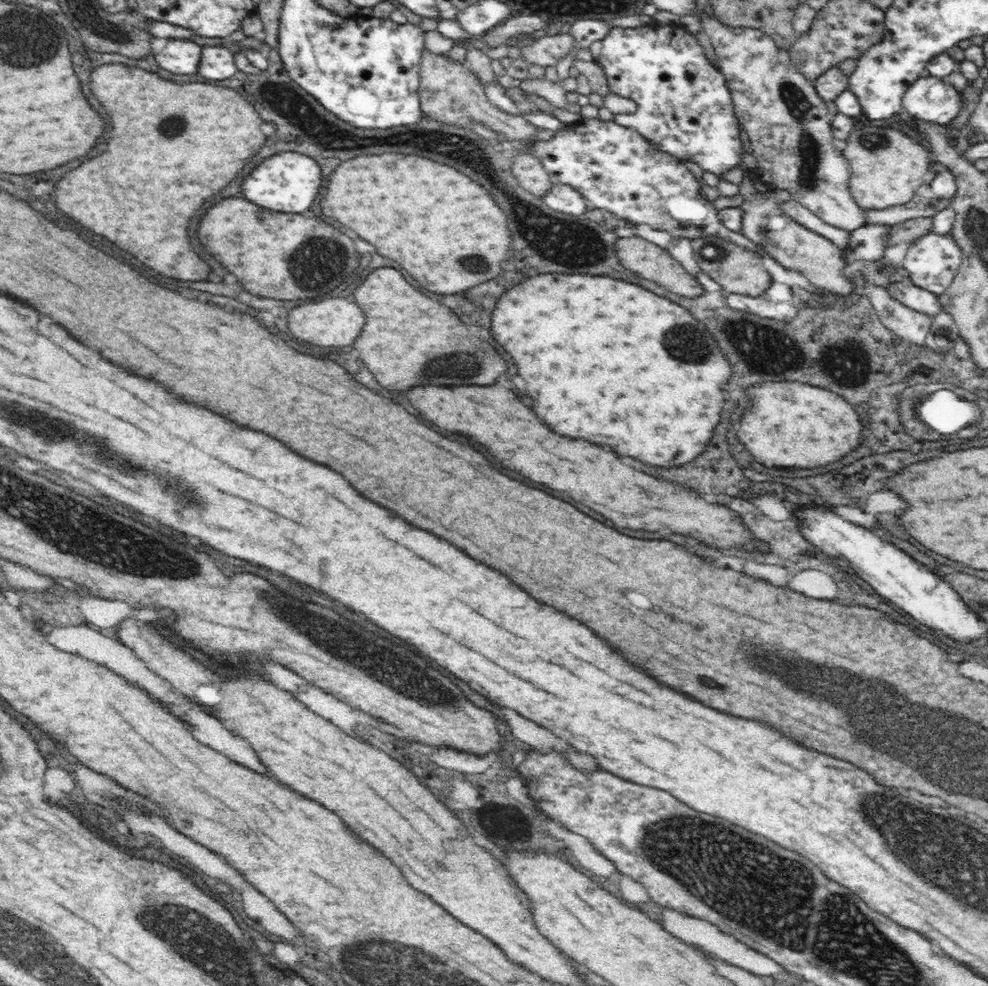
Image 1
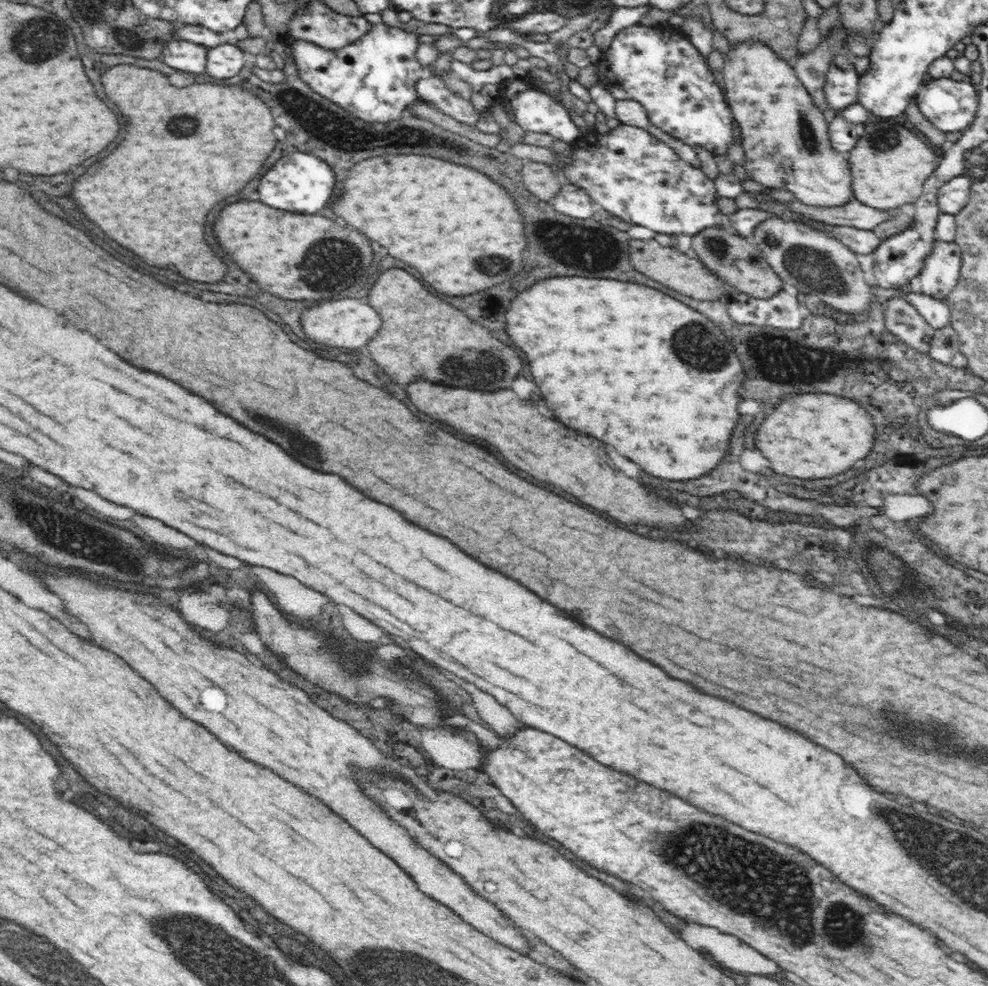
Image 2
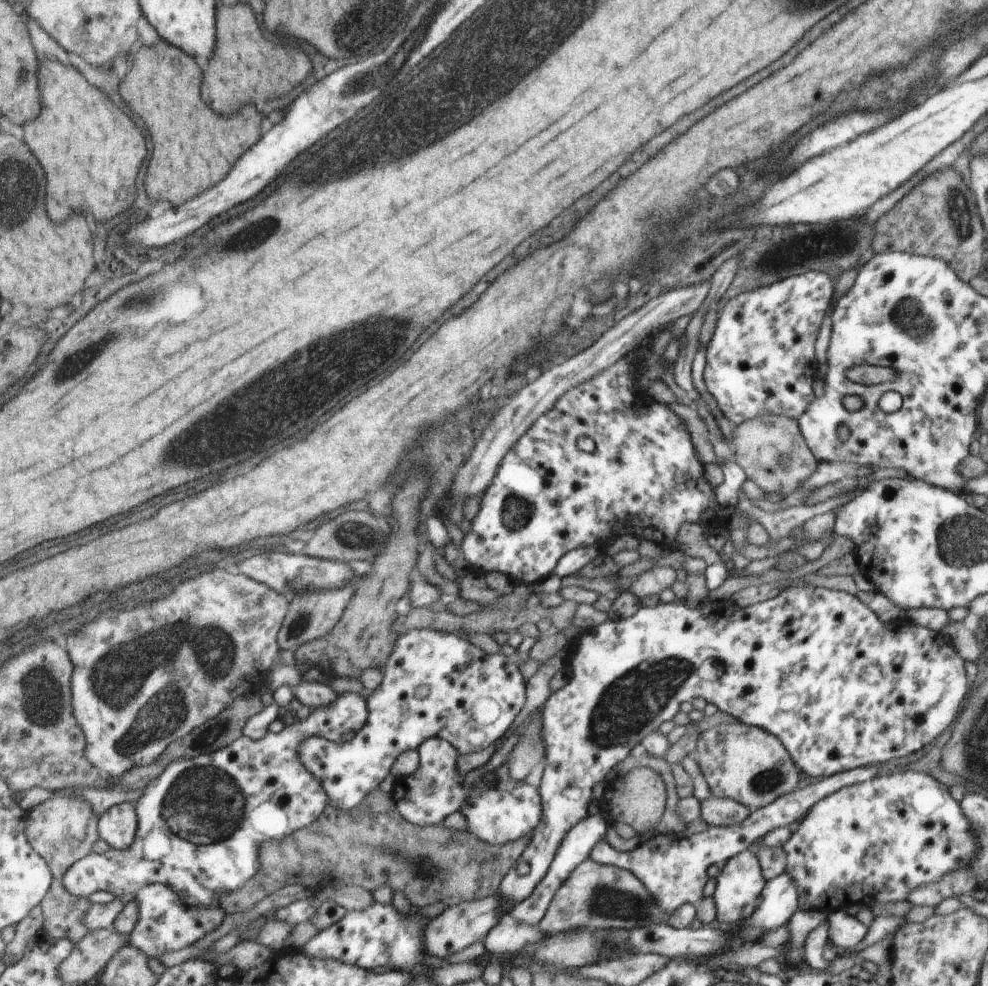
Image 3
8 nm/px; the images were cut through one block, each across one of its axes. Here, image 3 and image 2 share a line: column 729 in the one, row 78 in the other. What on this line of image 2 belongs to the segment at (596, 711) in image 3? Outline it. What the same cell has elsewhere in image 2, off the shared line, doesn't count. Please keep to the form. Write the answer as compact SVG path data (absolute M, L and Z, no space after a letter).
M634 24L618 32L610 48L603 52L598 61L601 84L608 89L616 100L635 100L642 104L652 125L670 136L696 148L704 146L714 155L726 155L732 138L734 116L726 104L724 92L720 91L714 75L708 69L707 59L687 40L684 34L662 32L654 26Z

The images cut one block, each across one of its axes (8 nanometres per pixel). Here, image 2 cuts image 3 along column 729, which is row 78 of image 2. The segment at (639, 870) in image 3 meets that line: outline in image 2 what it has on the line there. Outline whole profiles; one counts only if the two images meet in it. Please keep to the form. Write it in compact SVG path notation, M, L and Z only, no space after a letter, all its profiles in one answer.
M836 54L826 75L824 92L827 104L838 113L850 104L858 103L858 74L851 58L851 55Z

